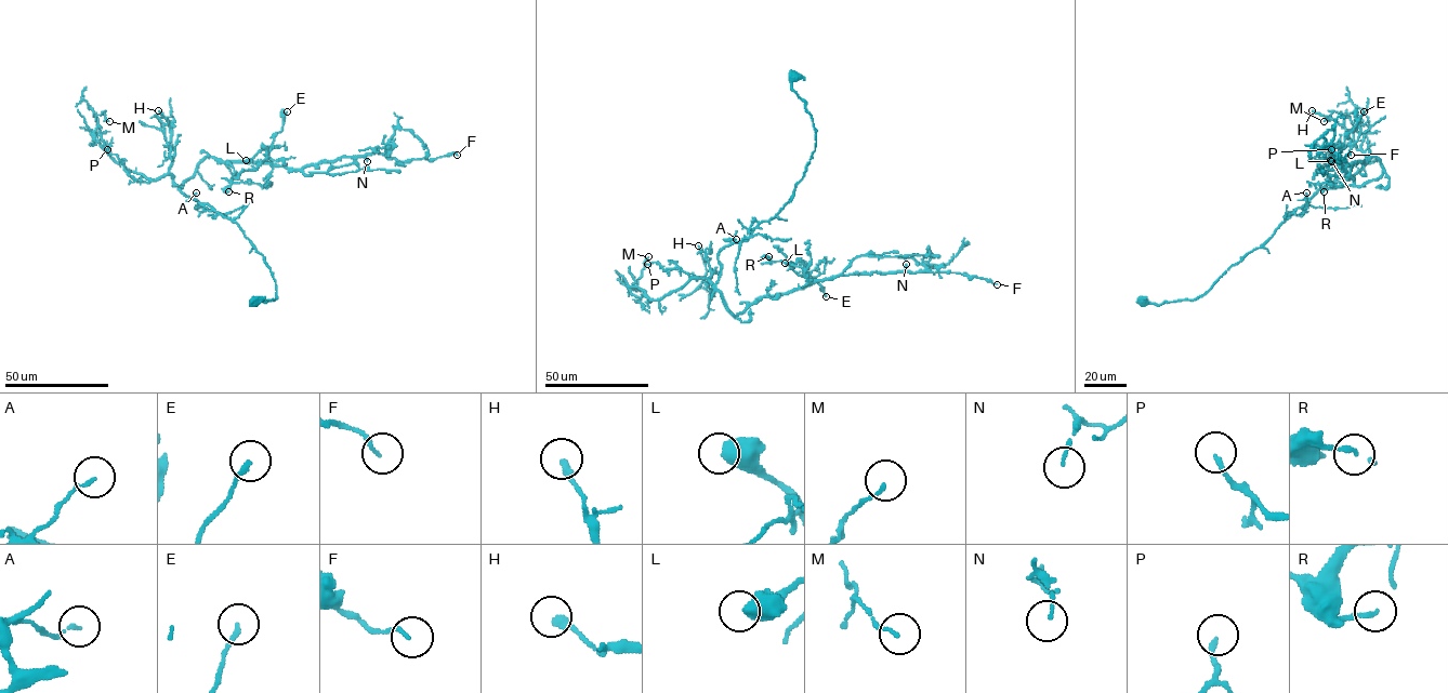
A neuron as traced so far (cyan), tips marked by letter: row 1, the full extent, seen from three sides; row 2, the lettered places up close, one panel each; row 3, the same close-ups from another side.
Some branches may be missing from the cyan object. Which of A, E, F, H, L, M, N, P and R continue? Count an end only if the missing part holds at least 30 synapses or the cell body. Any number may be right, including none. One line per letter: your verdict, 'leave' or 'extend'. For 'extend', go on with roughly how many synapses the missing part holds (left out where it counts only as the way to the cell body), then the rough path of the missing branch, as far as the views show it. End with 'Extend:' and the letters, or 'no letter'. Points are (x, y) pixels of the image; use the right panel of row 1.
A: leave
E: leave
F: leave
H: leave
L: leave
M: leave
N: leave
P: leave
R: leave
Extend: no letter

